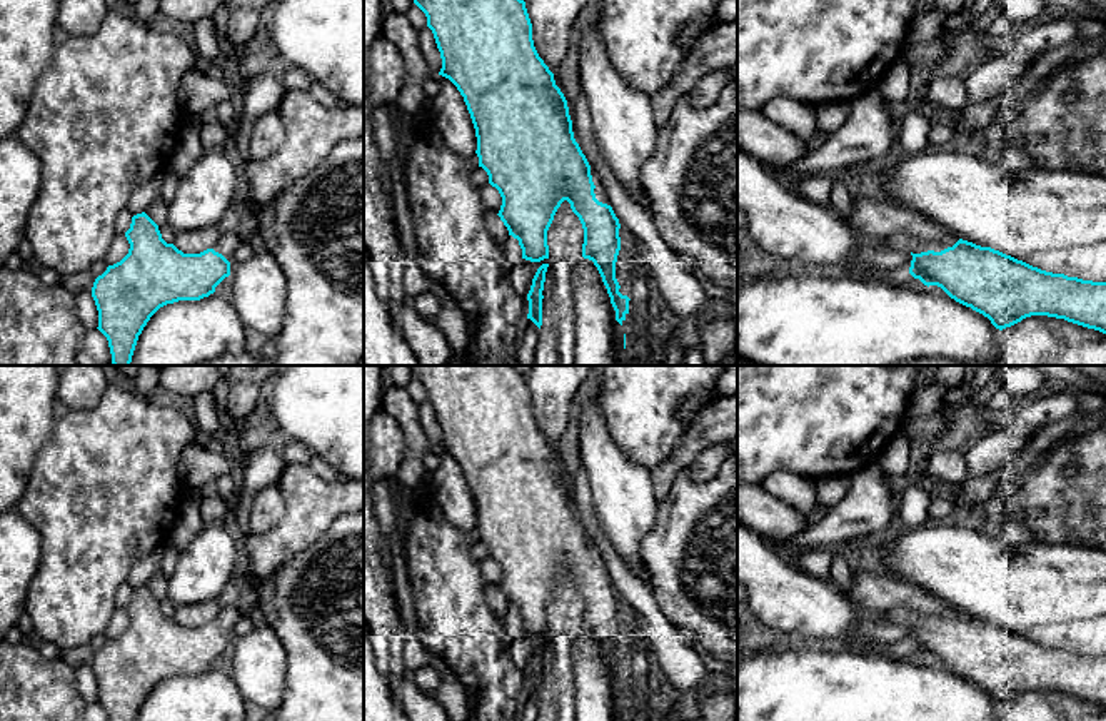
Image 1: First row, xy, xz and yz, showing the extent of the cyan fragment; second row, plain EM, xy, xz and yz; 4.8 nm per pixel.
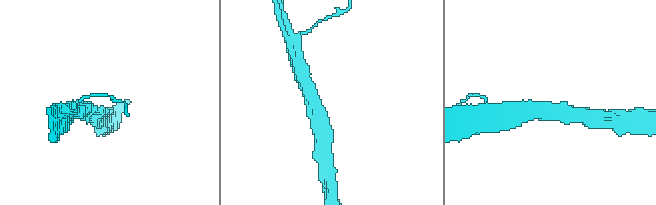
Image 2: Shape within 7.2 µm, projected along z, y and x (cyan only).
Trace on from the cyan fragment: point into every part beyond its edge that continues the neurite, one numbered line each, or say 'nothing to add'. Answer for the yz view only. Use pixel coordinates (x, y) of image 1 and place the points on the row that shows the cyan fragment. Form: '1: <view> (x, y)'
1: yz (914, 244)

